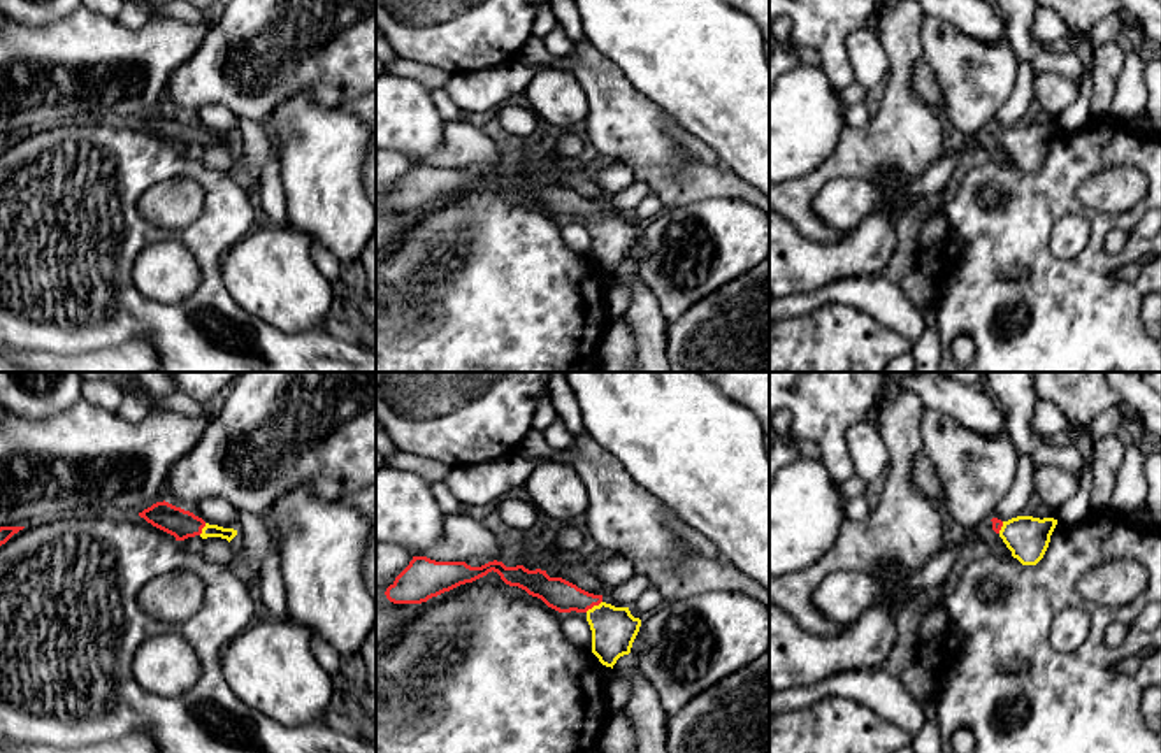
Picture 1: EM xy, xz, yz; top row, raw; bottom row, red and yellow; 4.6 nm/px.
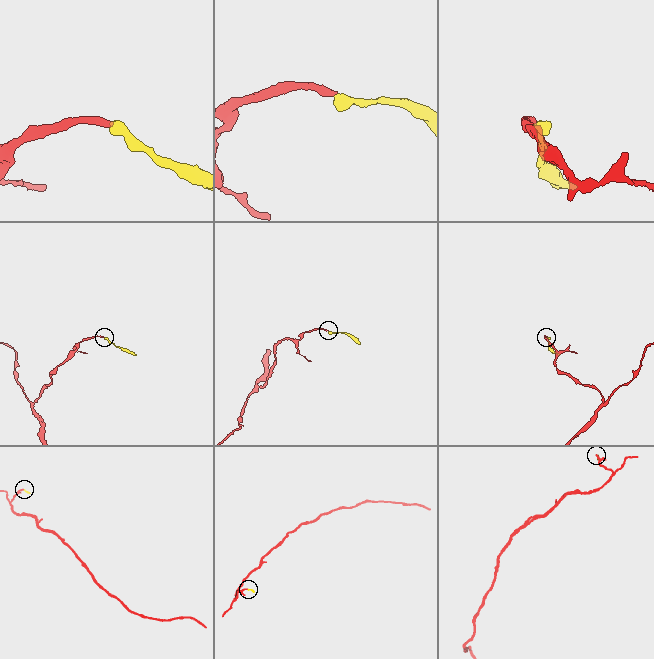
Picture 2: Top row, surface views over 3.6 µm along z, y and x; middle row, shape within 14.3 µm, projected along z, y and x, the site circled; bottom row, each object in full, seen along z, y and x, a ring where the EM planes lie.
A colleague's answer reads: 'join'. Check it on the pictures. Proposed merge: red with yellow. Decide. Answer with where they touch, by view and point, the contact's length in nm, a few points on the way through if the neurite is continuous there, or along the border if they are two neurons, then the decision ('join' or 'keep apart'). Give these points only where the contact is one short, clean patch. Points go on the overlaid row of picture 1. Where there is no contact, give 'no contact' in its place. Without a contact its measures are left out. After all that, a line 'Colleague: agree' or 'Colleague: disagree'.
meets red in xz at (592, 606); contact 90 nm long; runs through xz (555, 592), (592, 606), (613, 629); join
Colleague: agree

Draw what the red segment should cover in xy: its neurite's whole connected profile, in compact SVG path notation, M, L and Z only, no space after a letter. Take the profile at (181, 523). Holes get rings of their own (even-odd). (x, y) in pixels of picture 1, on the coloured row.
M165 500L153 504L151 507L139 513L139 516L153 527L174 535L176 541L200 535L202 539L221 537L230 542L237 535L237 530L234 528L209 525L193 513L176 507Z

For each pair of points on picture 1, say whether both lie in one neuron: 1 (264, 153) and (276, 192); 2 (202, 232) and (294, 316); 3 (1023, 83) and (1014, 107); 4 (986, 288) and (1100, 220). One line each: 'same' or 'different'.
1: same
2: different
3: same
4: same

